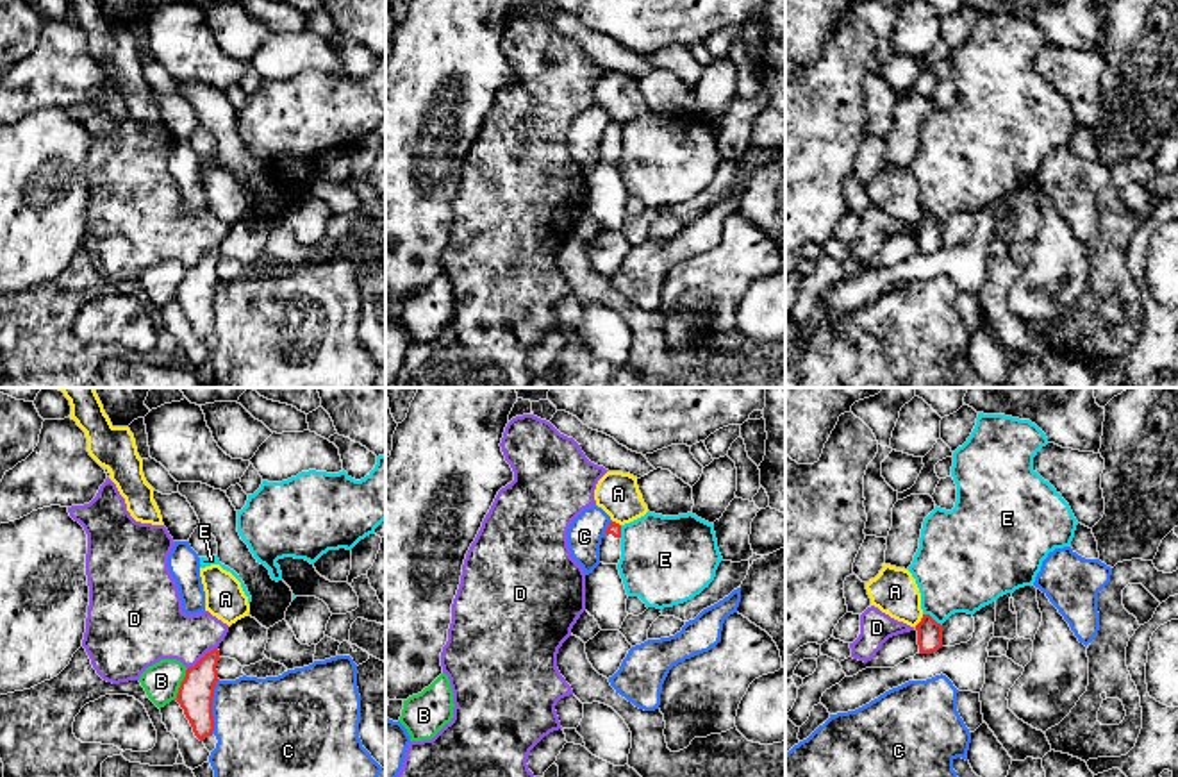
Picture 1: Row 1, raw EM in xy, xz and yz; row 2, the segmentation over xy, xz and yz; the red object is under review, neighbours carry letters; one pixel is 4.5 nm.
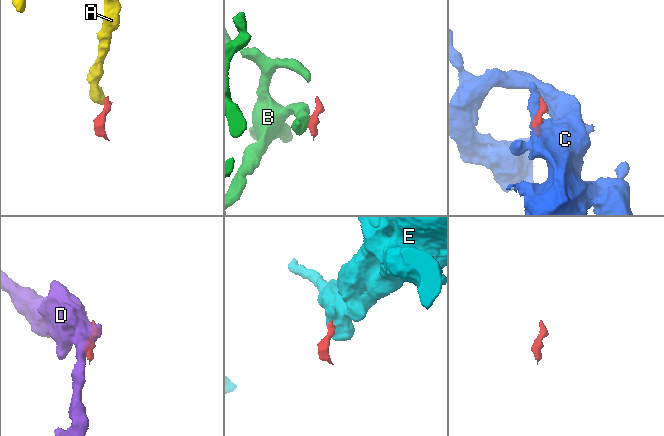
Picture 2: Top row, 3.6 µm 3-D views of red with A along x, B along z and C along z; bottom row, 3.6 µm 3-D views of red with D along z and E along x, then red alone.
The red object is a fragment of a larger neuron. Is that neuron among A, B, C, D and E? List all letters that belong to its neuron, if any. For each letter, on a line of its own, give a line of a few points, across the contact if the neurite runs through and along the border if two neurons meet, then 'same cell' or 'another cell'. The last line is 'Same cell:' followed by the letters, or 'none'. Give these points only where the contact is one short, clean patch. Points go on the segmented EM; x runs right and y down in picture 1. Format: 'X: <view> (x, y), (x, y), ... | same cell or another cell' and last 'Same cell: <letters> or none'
A: yz (923, 615), (914, 626) | another cell
B: xy (188, 668), (174, 699) | another cell
C: another cell
D: xy (216, 647), (188, 668) | another cell
E: yz (923, 613), (929, 613), (941, 626) | another cell
Same cell: none

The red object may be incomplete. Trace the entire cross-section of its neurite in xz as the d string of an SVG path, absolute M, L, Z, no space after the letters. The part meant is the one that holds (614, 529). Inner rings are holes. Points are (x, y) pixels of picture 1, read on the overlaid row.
M610 522L600 545L600 563L618 564L621 559L621 525Z

